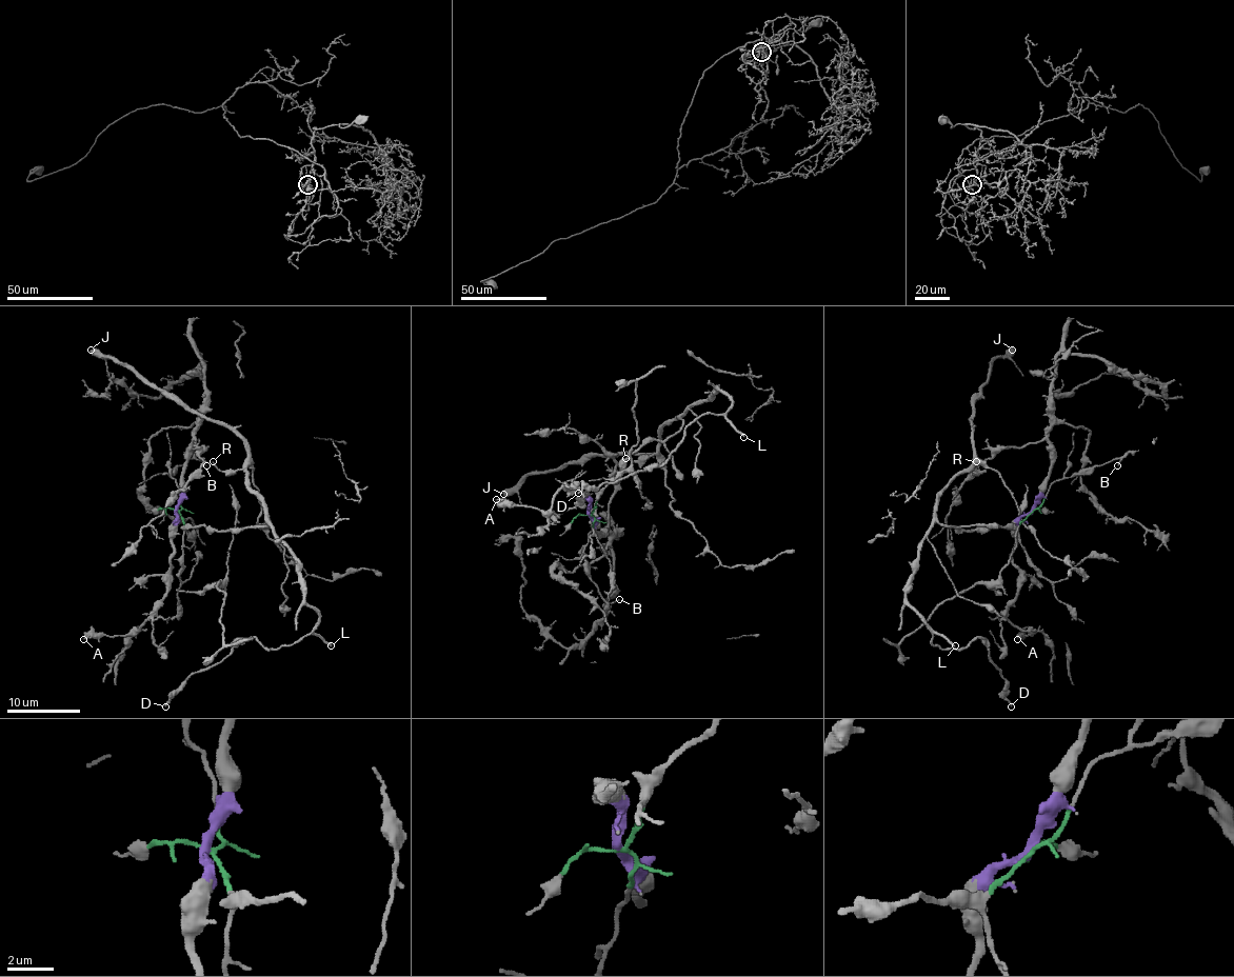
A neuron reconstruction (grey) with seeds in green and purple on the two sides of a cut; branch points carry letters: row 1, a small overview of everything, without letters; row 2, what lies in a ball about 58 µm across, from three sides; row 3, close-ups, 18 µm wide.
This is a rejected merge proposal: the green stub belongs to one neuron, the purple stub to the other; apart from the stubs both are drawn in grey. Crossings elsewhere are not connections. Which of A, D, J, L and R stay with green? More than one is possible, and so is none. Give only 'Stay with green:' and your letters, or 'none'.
Stay with green: D, J, L, R

